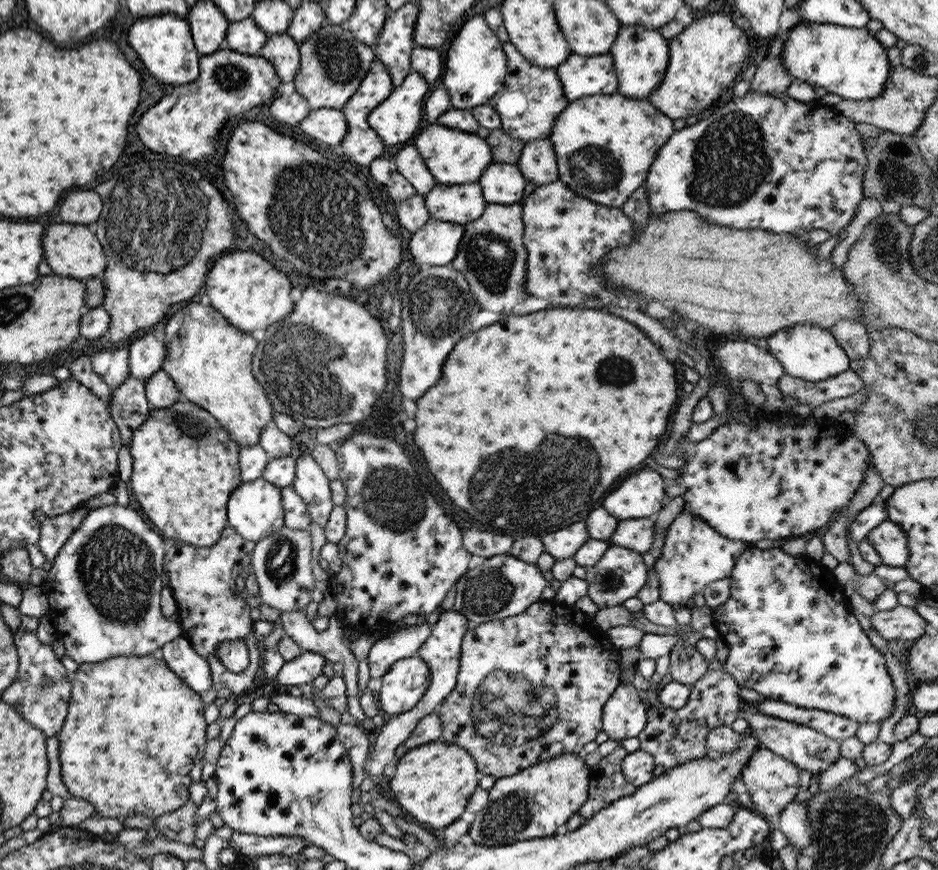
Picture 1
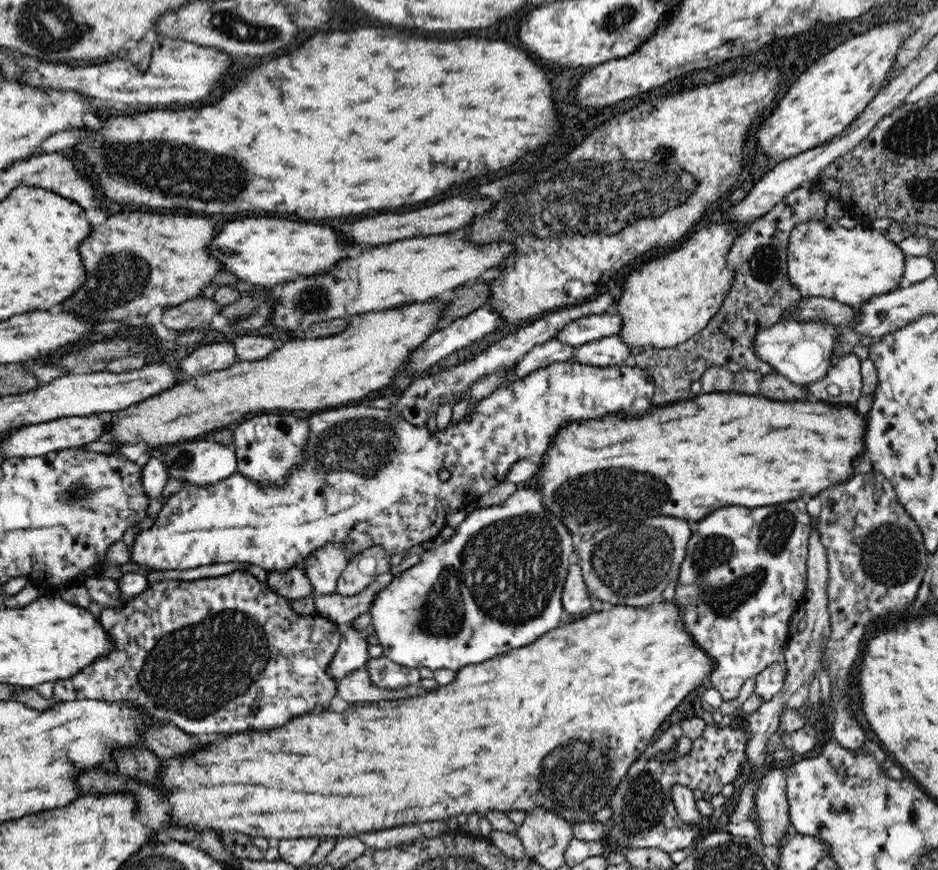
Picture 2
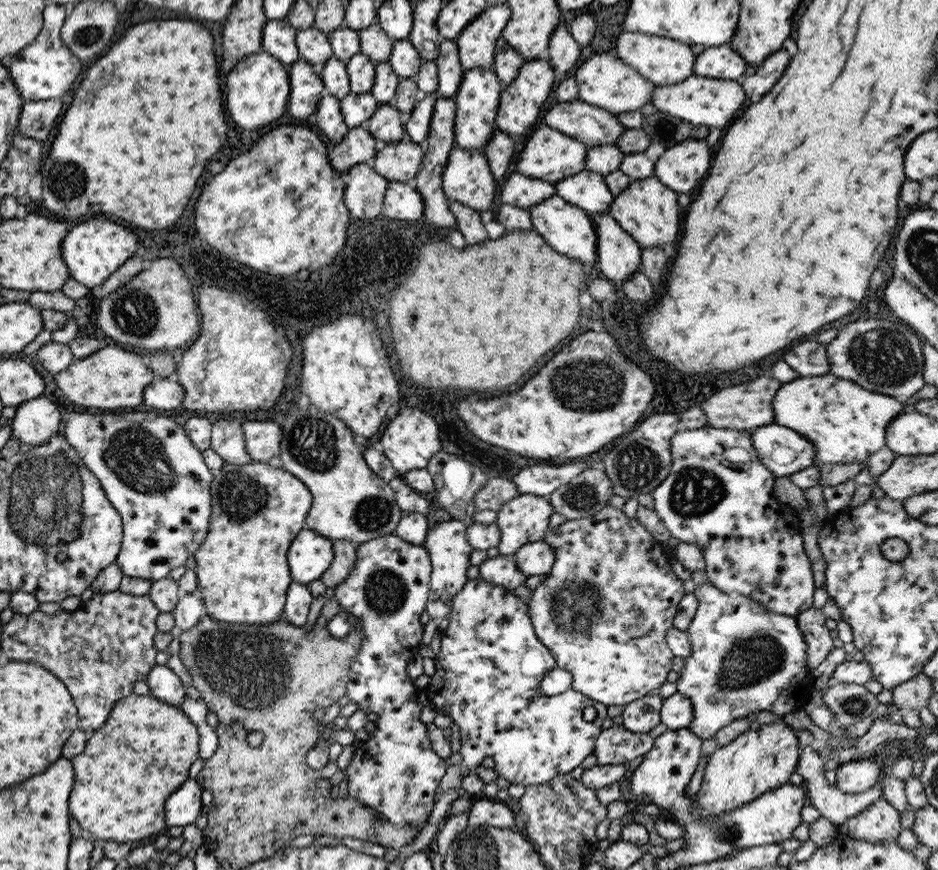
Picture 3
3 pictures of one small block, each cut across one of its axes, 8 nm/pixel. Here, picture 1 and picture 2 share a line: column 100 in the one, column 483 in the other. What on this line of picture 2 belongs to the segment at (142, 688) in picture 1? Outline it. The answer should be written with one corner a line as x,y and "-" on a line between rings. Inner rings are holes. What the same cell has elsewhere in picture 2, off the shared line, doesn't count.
670,600
670,602
652,604
652,606
648,606
648,608
632,608
632,606
624,606
623,604
612,606
609,606
604,611
590,613
582,619
566,624
562,623
562,626
558,626
551,631
545,632
538,640
532,642
532,644
509,650
507,653
498,655
497,657
485,660
478,664
467,664
466,666
456,670
457,674
454,682
446,684
446,686
436,687
431,691
428,690
425,696
404,698
404,700
376,701
372,702
369,706
353,703
349,708
346,708
344,712
338,712
338,714
336,714
336,712
332,712
331,709
326,709
324,714
322,714
322,710
317,710
313,713
306,714
306,716
296,716
296,718
288,720
288,724
284,724
284,726
280,726
280,728
274,728
274,730
262,730
262,732
258,732
258,730
256,730
256,732
244,732
244,734
234,734
234,736
226,734
226,736
220,736
220,738
216,738
216,740
210,740
202,750
196,750
196,752
192,752
192,754
188,754
188,756
172,758
172,760
162,760
162,770
160,770
158,786
160,786
160,788
164,788
164,790
144,786
144,782
140,782
140,780
136,780
136,782
132,782
130,778
126,778
126,780
124,780
124,778
122,778
122,774
118,774
118,776
116,776
116,774
108,774
106,770
104,770
104,772
102,772
102,770
96,770
96,772
88,772
88,770
86,770
84,774
80,774
80,776
78,776
76,784
78,784
78,788
80,788
80,794
82,794
82,796
84,796
84,786
88,786
88,788
86,788
86,794
100,794
100,792
102,792
102,794
112,794
112,792
122,792
122,790
130,792
130,794
134,796
134,800
136,800
136,806
138,806
138,818
140,818
140,822
142,822
144,826
148,826
148,828
158,830
158,828
160,828
160,826
164,826
164,822
168,820
168,822
178,824
178,826
190,826
190,828
194,828
196,832
202,832
202,830
208,830
208,828
210,828
210,830
214,830
218,836
228,834
228,832
240,832
240,834
246,834
246,836
251,836
253,838
260,836
260,838
278,838
278,840
293,838
341,838
346,836
356,836
358,834
366,834
366,832
382,830
388,827
396,827
398,825
414,825
415,823
422,822
447,821
459,817
461,814
477,814
479,817
484,817
491,811
501,811
502,813
508,814
513,810
524,811
528,814
532,810
541,807
542,809
552,809
554,813
560,815
560,817
564,817
571,826
578,822
590,823
598,811
607,807
609,804
608,800
610,800
610,796
614,794
616,786
619,786
620,782
624,780
630,766
632,766
632,763
636,762
636,760
638,760
638,758
640,758
640,756
646,751
646,748
650,745
652,737
656,734
656,729
660,728
660,725
665,721
666,717
668,717
672,711
682,703
688,694
698,688
698,686
701,686
702,682
704,682
706,678
710,678
710,674
712,674
712,669
715,665
712,658
707,654
704,654
704,652
700,650
700,647
694,642
694,639
688,636
688,632
684,632
683,626
681,626
681,612
683,610
681,610
677,604
674,604
672,600

